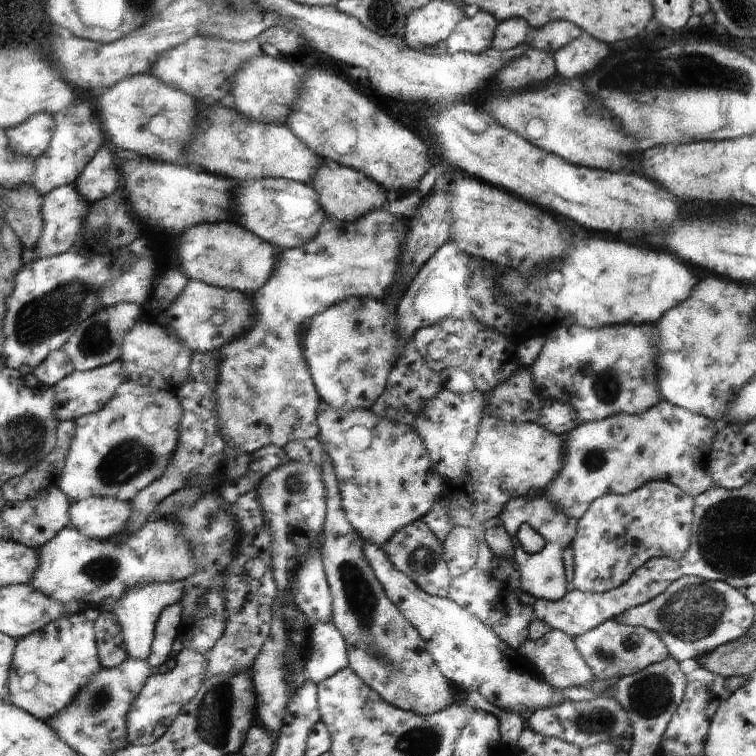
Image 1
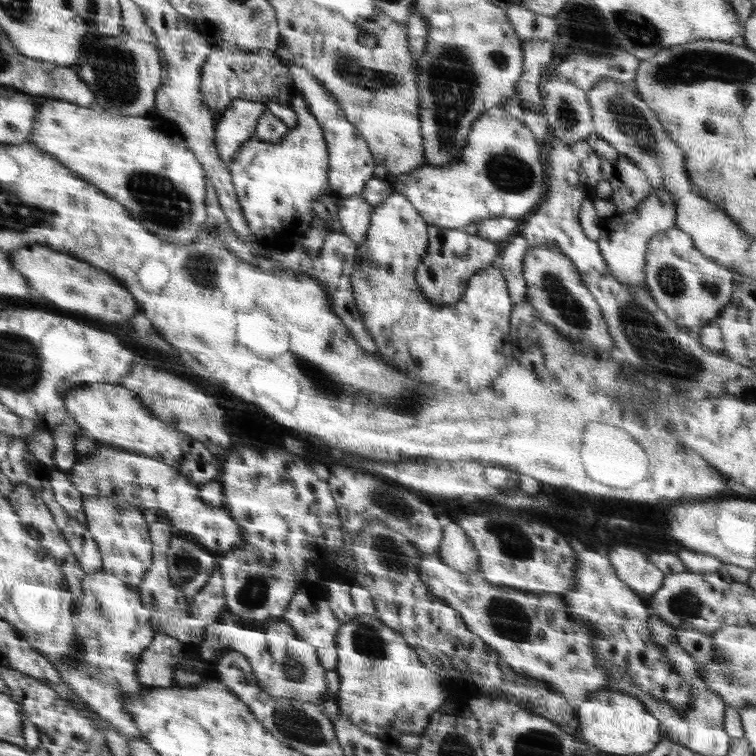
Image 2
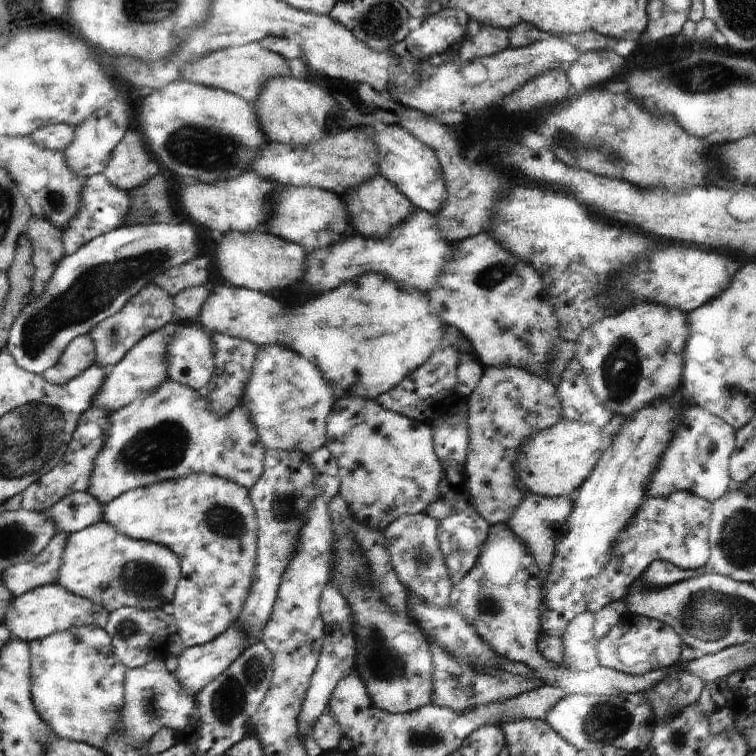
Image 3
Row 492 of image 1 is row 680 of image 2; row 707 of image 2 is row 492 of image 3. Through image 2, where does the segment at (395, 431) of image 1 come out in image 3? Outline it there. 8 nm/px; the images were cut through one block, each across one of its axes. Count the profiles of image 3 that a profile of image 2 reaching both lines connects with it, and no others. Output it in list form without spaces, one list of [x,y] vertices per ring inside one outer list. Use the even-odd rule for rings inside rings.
[[[354,395],[337,397],[337,404],[330,413],[326,425],[325,447],[334,456],[340,468],[339,494],[349,503],[350,510],[358,522],[372,526],[374,530],[384,531],[390,524],[404,514],[426,513],[426,508],[436,502],[440,494],[445,468],[436,456],[432,438],[432,427],[400,416],[394,411],[388,412],[377,402]]]

